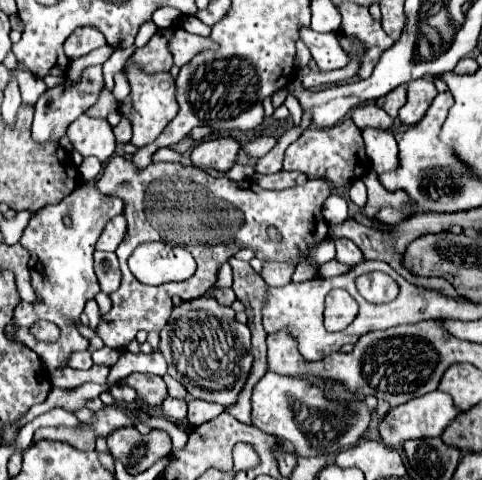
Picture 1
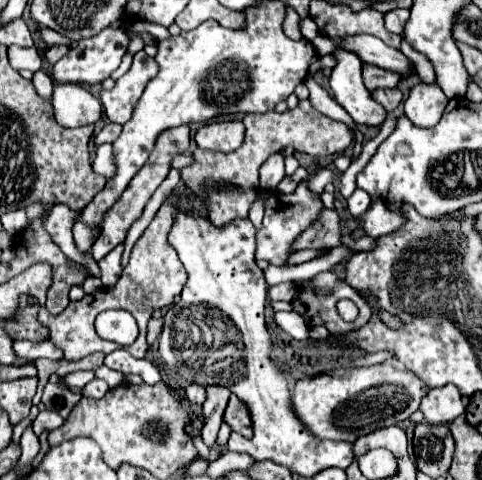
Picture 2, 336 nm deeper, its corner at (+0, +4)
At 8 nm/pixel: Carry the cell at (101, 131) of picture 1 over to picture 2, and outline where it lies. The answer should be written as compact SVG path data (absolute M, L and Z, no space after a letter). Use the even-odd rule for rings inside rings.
M55 86L51 104L55 120L63 128L95 124L103 114L101 102L83 86Z

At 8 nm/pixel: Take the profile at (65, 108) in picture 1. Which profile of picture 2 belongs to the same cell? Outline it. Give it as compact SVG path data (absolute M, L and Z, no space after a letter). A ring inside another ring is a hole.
M105 28L103 32L99 32L99 34L91 36L91 38L79 40L69 50L69 54L65 54L53 66L53 80L55 80L55 84L79 84L79 86L83 86L83 84L85 86L101 84L121 64L121 58L127 52L127 44L129 44L129 38L125 36L125 32L115 30L115 28Z

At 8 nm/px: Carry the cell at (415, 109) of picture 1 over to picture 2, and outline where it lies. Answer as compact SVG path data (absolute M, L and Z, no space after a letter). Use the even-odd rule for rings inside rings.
M417 84L405 100L405 116L419 128L431 128L441 120L449 98L437 84Z

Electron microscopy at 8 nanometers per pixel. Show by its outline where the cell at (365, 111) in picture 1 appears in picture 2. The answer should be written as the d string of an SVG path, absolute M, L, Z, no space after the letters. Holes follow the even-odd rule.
M365 64L365 66L363 66L363 82L365 82L367 90L373 92L373 90L377 90L377 88L395 88L397 82L399 82L399 76L393 74L393 72L381 70L381 68L377 68L377 66Z

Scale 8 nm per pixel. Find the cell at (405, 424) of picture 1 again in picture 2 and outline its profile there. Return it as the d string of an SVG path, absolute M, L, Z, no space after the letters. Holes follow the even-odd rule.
M453 384L431 388L421 400L419 410L429 424L451 424L457 416L465 412L465 398Z

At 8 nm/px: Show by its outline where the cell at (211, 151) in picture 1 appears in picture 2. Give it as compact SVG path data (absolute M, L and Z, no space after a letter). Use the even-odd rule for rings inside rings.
M213 122L197 130L195 142L199 148L217 152L235 152L243 142L243 122Z

